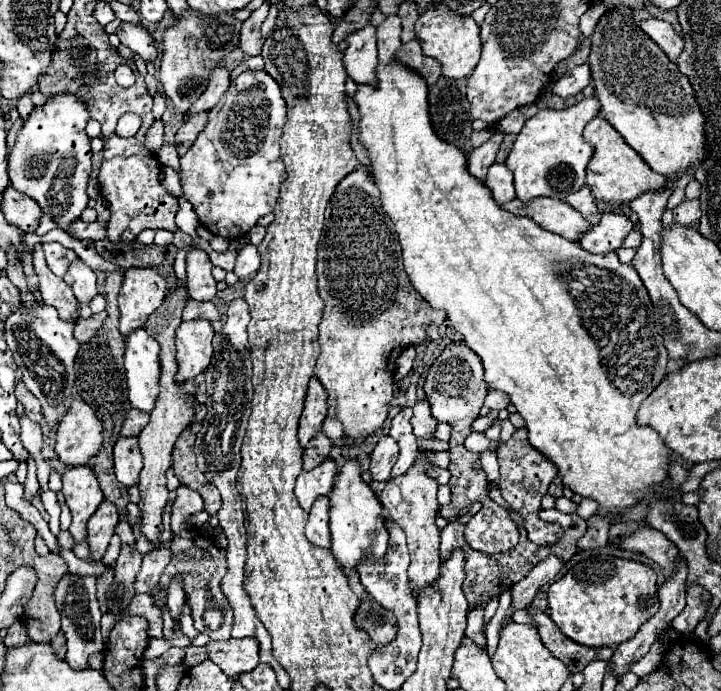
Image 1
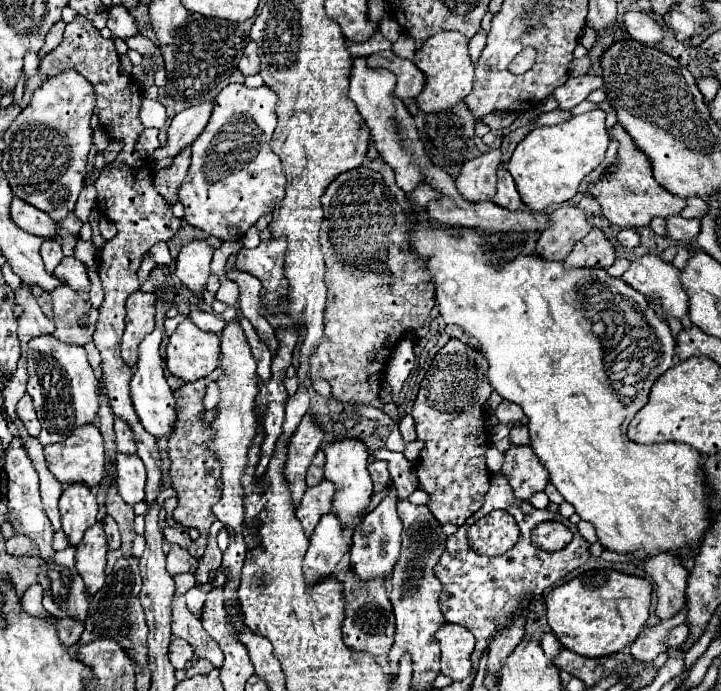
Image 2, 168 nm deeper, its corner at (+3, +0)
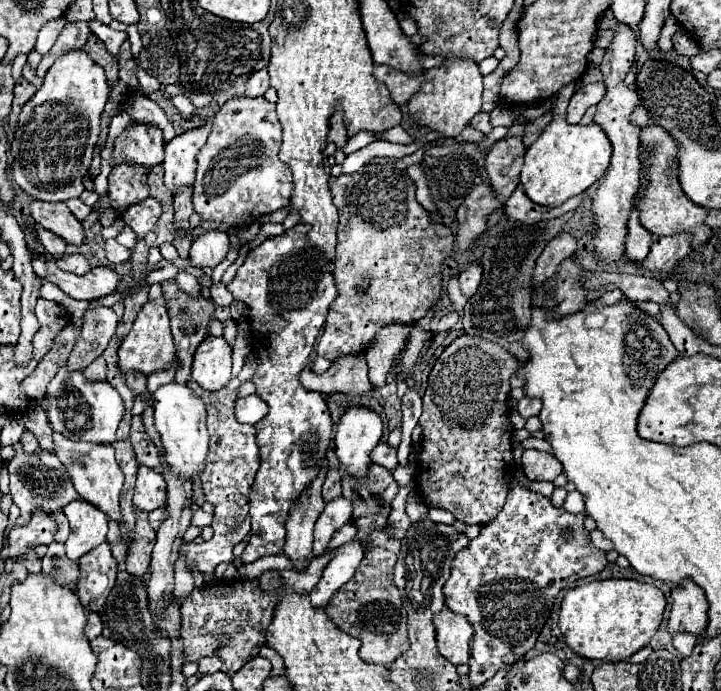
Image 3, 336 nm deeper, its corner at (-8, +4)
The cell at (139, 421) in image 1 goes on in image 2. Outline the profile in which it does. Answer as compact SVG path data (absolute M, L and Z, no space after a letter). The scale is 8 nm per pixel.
M116 418L114 420L114 430L116 430L116 450L122 454L136 454L136 444L134 444L134 432L130 426Z

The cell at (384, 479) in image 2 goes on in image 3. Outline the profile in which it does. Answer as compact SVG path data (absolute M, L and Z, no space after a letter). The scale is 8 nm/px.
M373 464L371 476L361 482L355 482L343 474L343 496L353 502L353 522L359 528L355 540L363 542L367 532L381 530L387 524L397 490L399 484L395 482L393 474L379 464Z

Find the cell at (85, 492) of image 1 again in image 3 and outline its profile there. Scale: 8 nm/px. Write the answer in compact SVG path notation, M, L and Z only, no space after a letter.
M79 498L67 504L63 512L71 526L71 536L65 542L67 556L71 560L79 560L85 552L105 542L109 518L97 506Z

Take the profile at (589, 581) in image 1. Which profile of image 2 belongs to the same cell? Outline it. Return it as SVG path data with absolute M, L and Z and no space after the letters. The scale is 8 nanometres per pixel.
M590 570L546 596L548 624L558 642L580 656L602 658L630 646L650 616L652 584L616 570Z

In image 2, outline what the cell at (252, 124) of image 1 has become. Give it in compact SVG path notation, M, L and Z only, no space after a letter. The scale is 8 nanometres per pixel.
M230 84L216 96L210 122L192 144L192 164L178 192L188 224L220 240L240 240L260 216L272 212L284 198L286 176L282 172L280 158L270 150L270 138L276 128L276 102L278 98L268 86L248 88L244 84Z

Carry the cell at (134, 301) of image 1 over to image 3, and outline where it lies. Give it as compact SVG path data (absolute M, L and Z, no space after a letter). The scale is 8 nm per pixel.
M149 300L137 314L131 332L125 336L125 340L119 348L119 366L123 370L139 370L143 374L151 374L159 368L169 366L173 360L173 352L175 352L175 346L173 346L173 336L171 336L171 328L169 328L167 306L163 300L161 302Z

